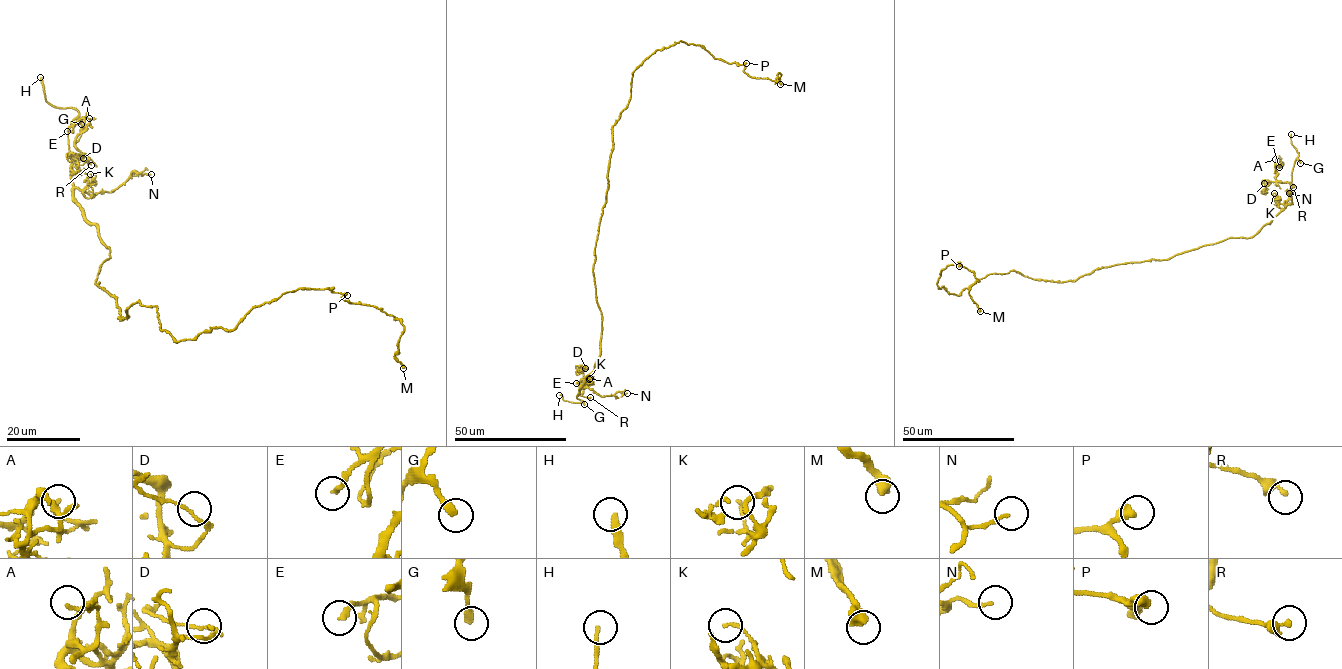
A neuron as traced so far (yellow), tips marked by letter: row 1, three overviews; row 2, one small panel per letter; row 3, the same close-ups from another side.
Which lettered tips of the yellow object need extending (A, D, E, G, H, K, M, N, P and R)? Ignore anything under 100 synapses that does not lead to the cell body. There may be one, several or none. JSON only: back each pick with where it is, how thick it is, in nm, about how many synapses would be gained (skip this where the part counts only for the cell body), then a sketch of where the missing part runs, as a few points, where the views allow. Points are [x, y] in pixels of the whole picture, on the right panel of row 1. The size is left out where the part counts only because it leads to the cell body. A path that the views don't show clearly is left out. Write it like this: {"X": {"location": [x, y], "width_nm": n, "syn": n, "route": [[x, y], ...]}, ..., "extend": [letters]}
{"H": {"location": [1291, 134], "width_nm": 240}, "extend": ["H"]}

